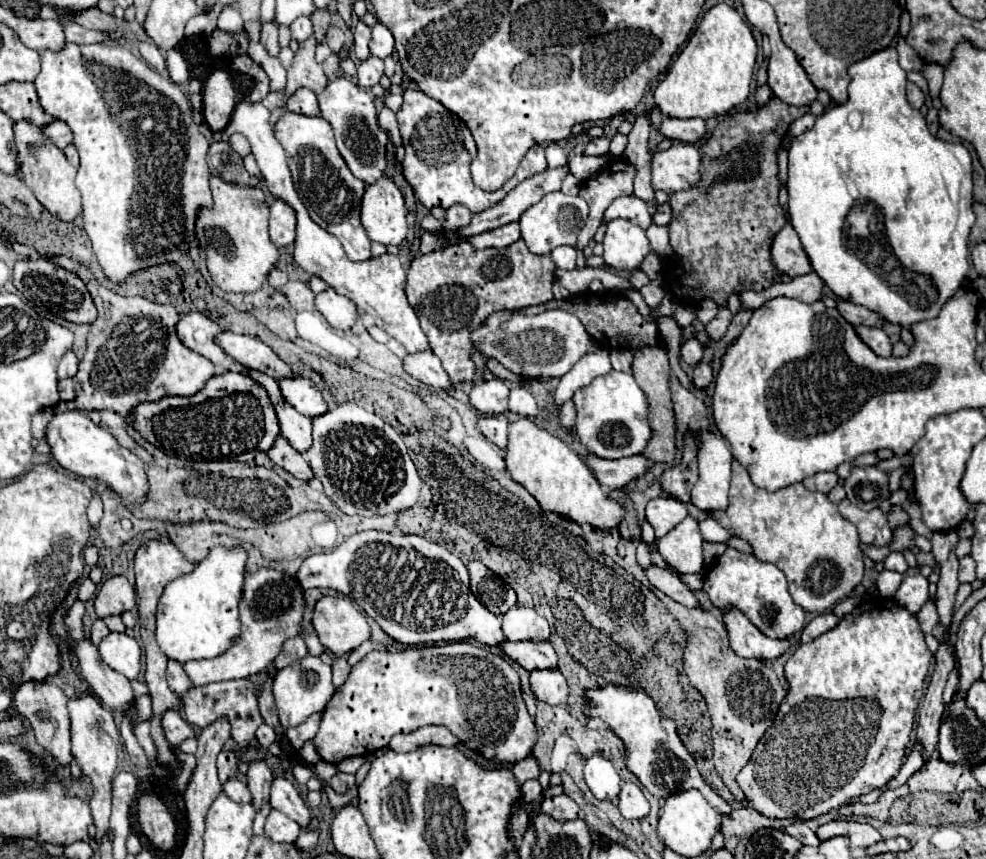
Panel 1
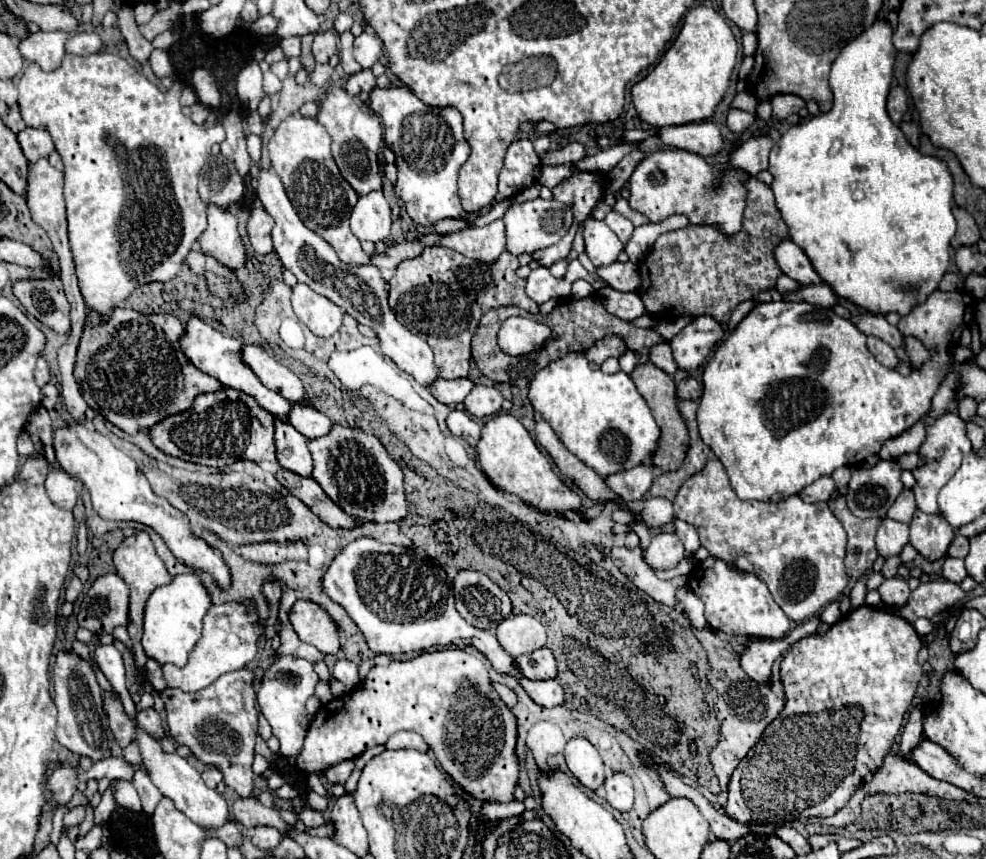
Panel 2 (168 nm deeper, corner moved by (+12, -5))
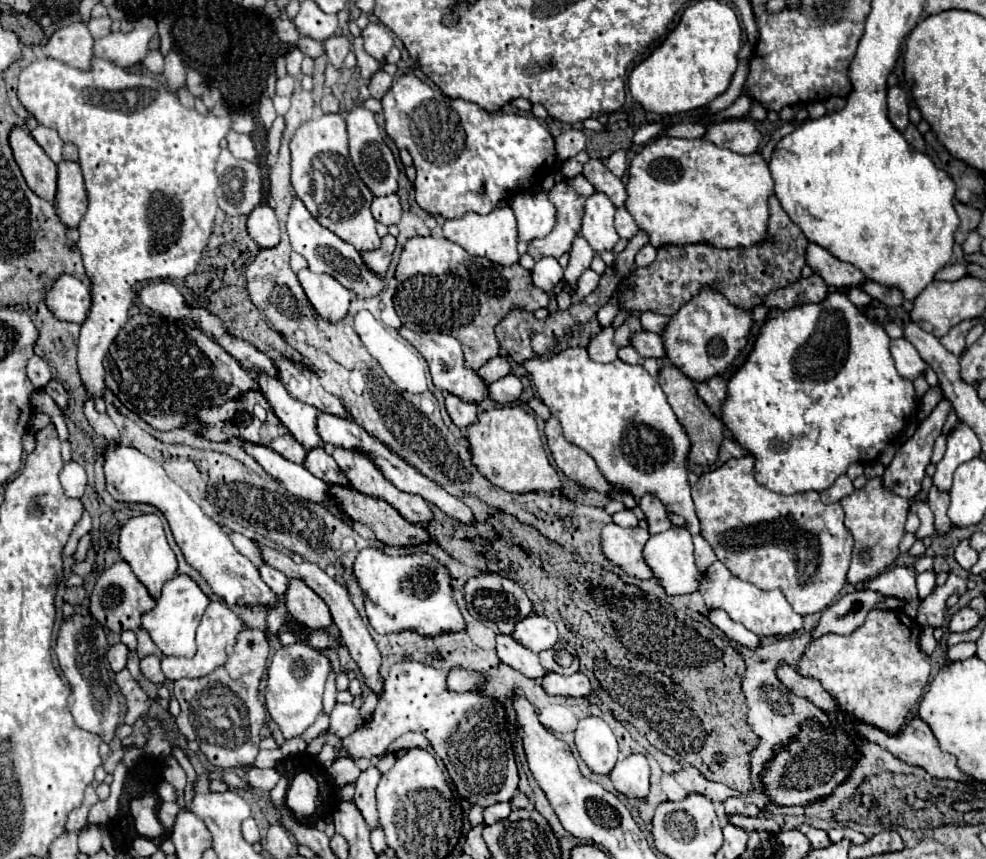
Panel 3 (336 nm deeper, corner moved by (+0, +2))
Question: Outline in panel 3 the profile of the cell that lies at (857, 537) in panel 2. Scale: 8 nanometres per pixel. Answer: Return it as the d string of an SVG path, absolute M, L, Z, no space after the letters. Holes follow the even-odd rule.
M871 478L863 488L855 490L851 496L845 496L841 500L841 506L845 510L845 526L853 536L853 552L847 582L861 584L879 576L899 556L899 542L905 536L905 518L909 514L909 500L885 488L881 478Z

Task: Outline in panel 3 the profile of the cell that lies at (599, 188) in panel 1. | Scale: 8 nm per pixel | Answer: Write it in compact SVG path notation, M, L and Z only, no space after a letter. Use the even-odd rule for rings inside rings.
M585 176L561 180L547 192L547 198L557 208L557 222L545 238L529 242L527 252L535 258L535 262L543 256L559 258L561 254L569 252L571 240L579 234L579 216L583 216L583 200L587 200L591 192L595 192L595 188Z

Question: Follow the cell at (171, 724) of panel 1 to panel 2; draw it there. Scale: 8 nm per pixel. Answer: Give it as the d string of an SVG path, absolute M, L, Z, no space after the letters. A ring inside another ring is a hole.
M155 709L139 711L139 713L137 713L137 719L139 719L139 725L141 725L149 735L153 735L155 739L165 739L163 721L161 721L161 717L159 717L159 713L157 713Z

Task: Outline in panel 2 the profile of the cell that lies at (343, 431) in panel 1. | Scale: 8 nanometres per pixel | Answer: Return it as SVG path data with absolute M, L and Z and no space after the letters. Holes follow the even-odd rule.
M335 423L327 435L309 439L307 443L313 457L311 477L347 515L375 523L401 521L407 515L403 471L371 431Z

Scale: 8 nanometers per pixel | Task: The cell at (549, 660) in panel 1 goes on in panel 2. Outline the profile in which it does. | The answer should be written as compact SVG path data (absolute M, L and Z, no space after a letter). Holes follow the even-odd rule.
M545 647L529 655L519 655L515 659L515 665L521 671L521 675L527 679L555 679L557 675L553 653Z

